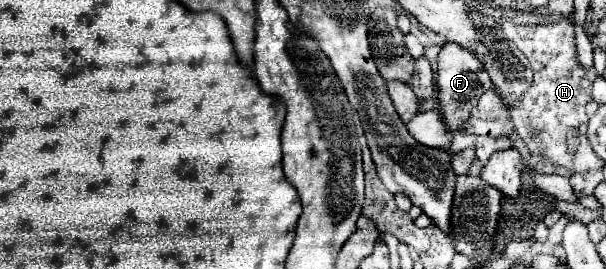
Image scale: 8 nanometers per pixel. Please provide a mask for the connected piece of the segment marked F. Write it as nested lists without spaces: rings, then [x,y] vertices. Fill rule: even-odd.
[[[447,42],[437,58],[437,106],[439,106],[439,114],[443,114],[443,122],[447,122],[447,130],[457,132],[461,128],[463,122],[467,122],[469,112],[477,106],[479,98],[483,92],[487,92],[489,88],[493,88],[489,74],[481,72],[483,64],[469,52],[463,50],[457,44]]]

